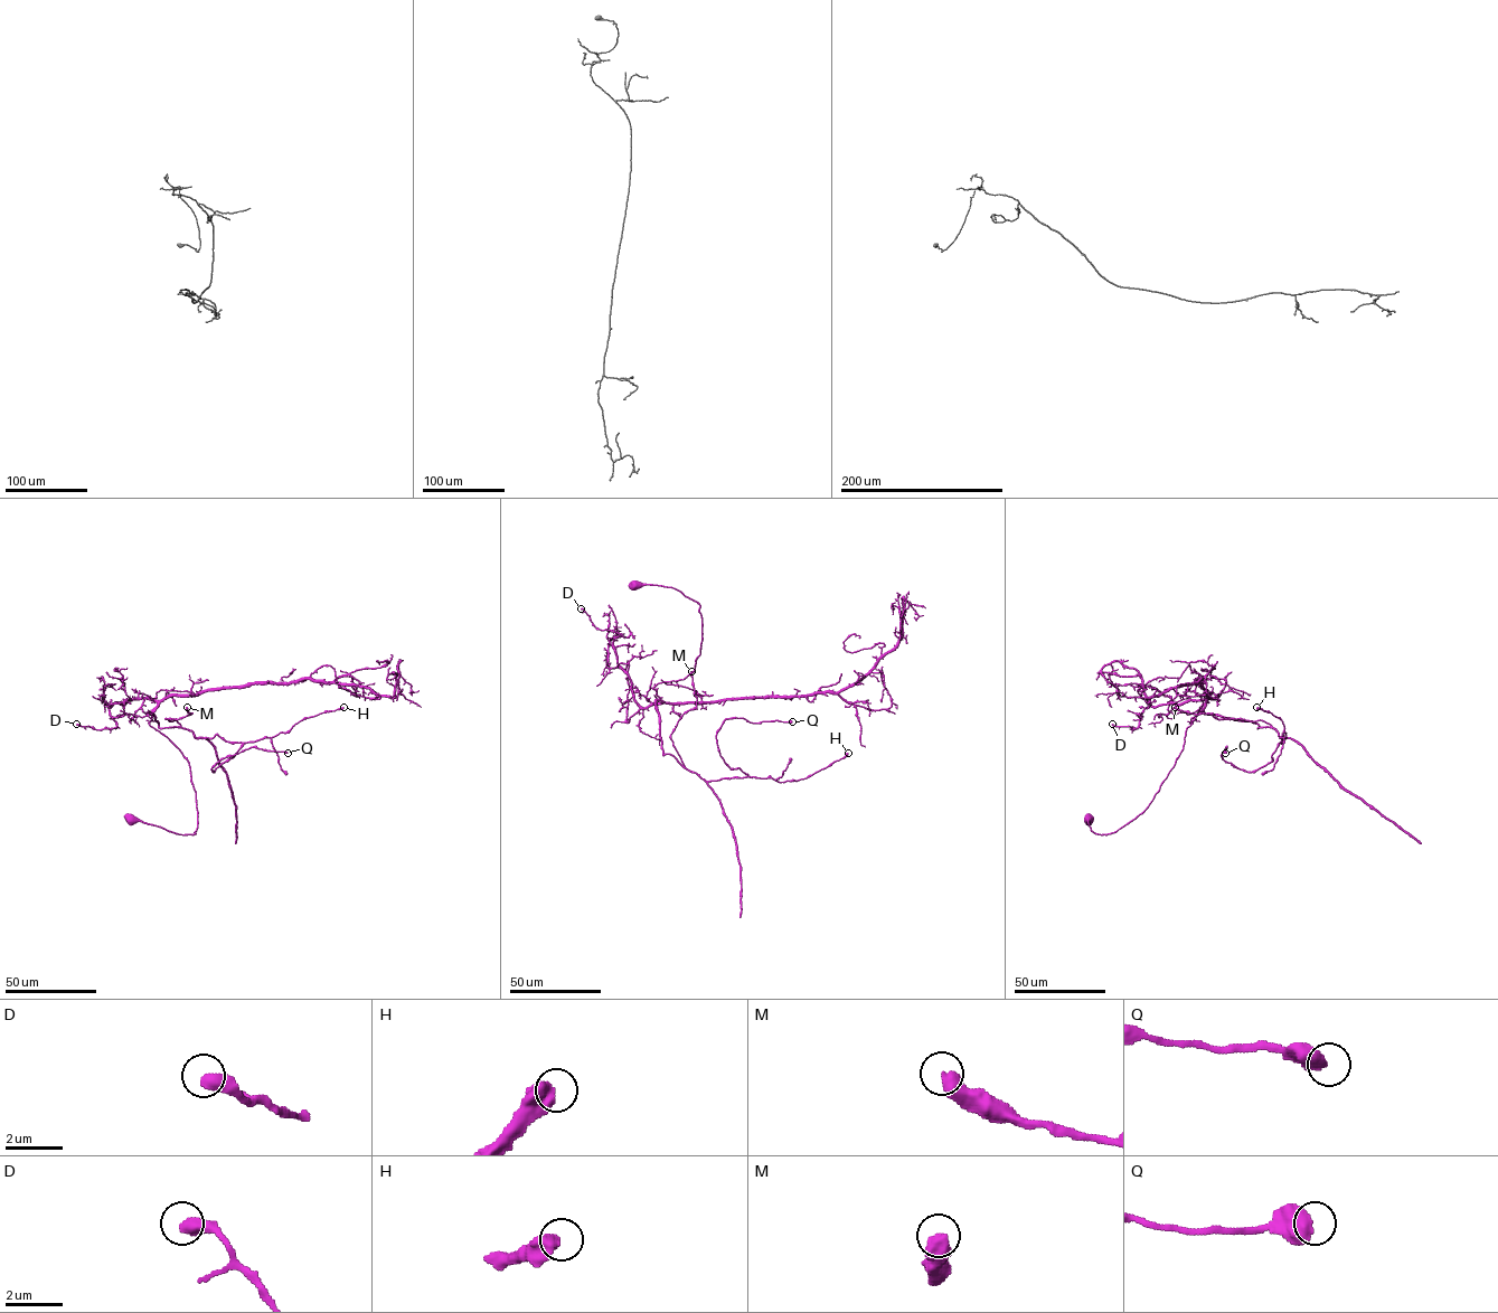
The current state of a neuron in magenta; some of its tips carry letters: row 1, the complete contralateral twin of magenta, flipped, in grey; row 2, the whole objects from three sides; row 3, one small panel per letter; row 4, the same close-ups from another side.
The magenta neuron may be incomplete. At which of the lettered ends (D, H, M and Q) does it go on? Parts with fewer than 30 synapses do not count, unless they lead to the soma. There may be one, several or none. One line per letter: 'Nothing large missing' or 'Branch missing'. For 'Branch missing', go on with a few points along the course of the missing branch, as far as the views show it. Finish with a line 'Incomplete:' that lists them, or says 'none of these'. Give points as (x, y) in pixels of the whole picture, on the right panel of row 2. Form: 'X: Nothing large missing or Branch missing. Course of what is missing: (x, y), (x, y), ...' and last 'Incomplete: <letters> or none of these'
D: Nothing large missing
H: Nothing large missing
M: Nothing large missing
Q: Nothing large missing
Incomplete: none of these

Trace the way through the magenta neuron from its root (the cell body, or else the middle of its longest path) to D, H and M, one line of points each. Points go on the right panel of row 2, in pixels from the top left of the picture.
D: (1089, 819), (1094, 832), (1108, 834), (1139, 815), (1211, 699), (1147, 707), (1133, 729), (1112, 724)
H: (1089, 819), (1108, 834), (1139, 815), (1202, 709), (1272, 727), (1280, 743), (1282, 721), (1256, 707)
M: (1089, 819), (1094, 832), (1108, 834), (1139, 815), (1202, 709), (1258, 728), (1271, 726), (1175, 707)

